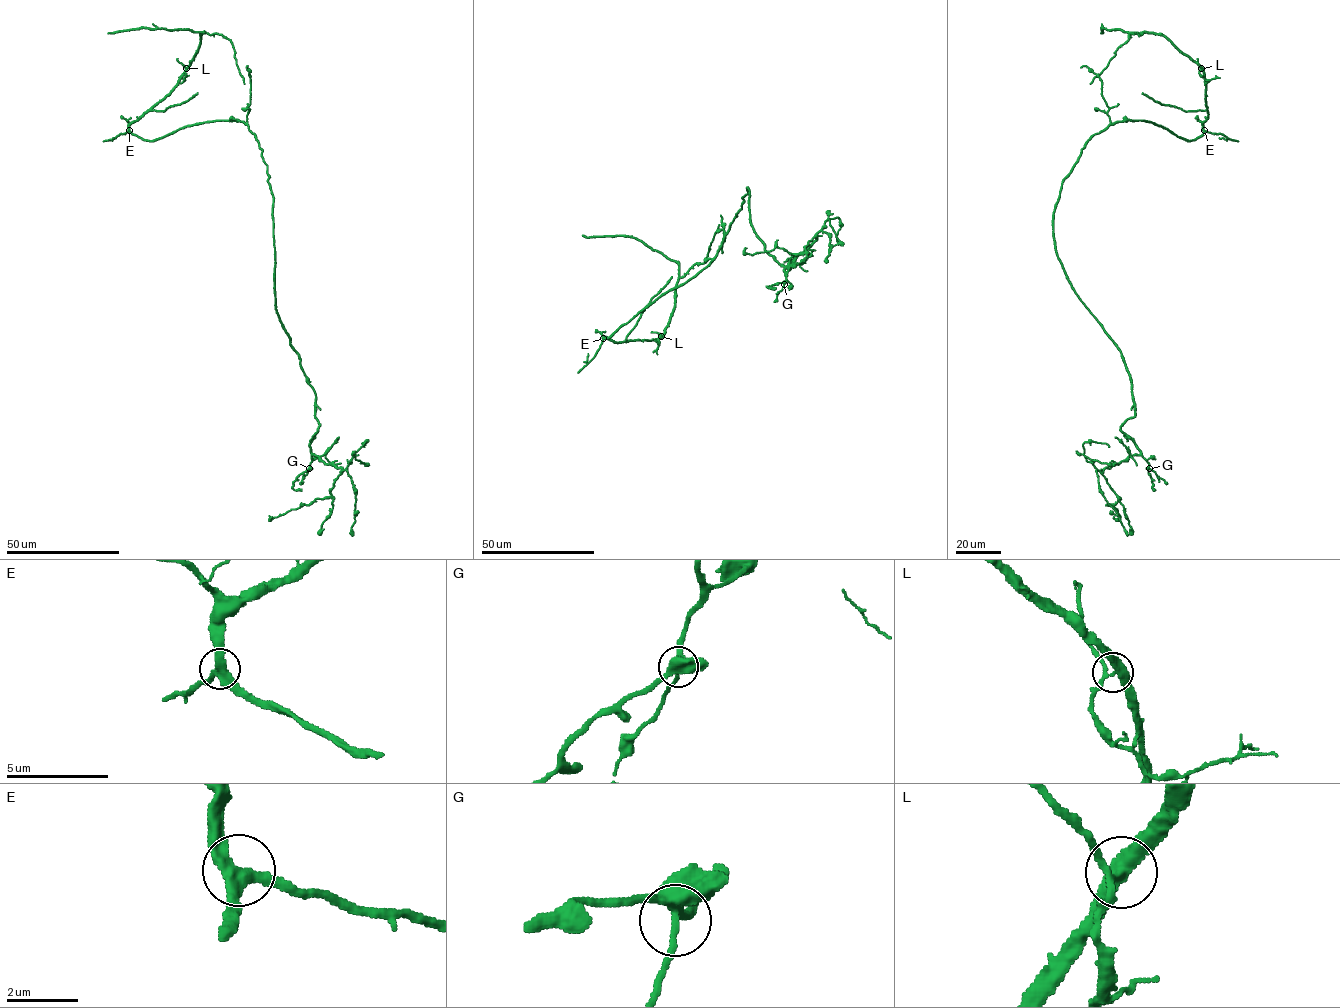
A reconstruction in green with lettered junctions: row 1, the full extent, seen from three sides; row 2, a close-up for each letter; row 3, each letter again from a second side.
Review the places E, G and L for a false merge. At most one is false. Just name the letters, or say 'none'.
L

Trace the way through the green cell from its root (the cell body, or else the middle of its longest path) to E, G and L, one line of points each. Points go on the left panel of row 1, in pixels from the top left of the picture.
E: (267, 170), (259, 143), (243, 121), (204, 122), (185, 126), (152, 141), (143, 140), (129, 130)
G: (267, 170), (273, 199), (275, 309), (315, 394), (319, 427), (310, 444), (309, 468)
L: (267, 170), (259, 143), (243, 121), (204, 122), (152, 141), (130, 131), (129, 125), (162, 100), (187, 68)

